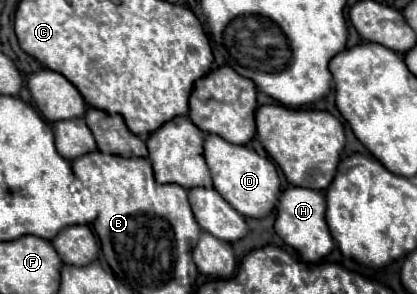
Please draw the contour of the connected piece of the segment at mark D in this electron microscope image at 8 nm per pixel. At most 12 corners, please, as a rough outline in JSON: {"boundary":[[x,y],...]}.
{"boundary":[[205,137],[213,187],[243,217],[267,217],[279,175],[267,157]]}

